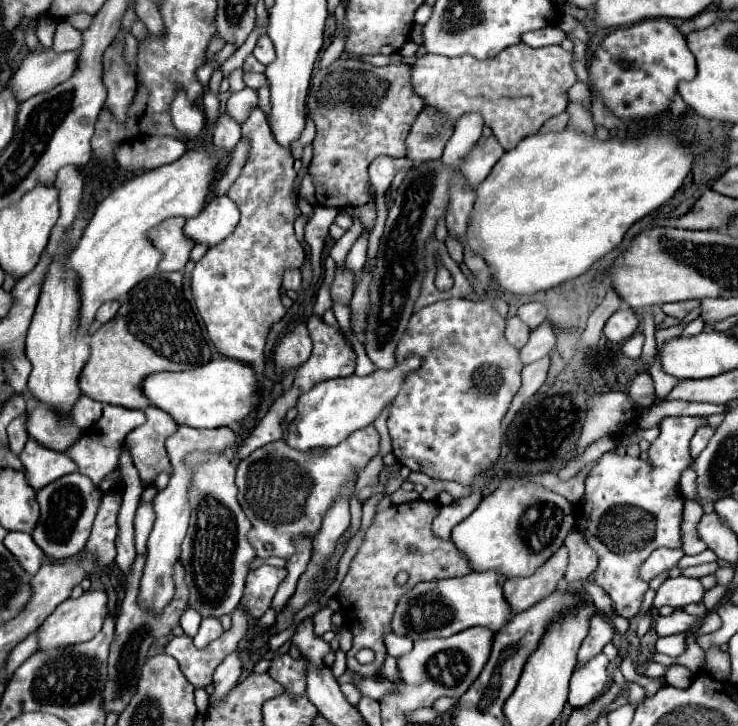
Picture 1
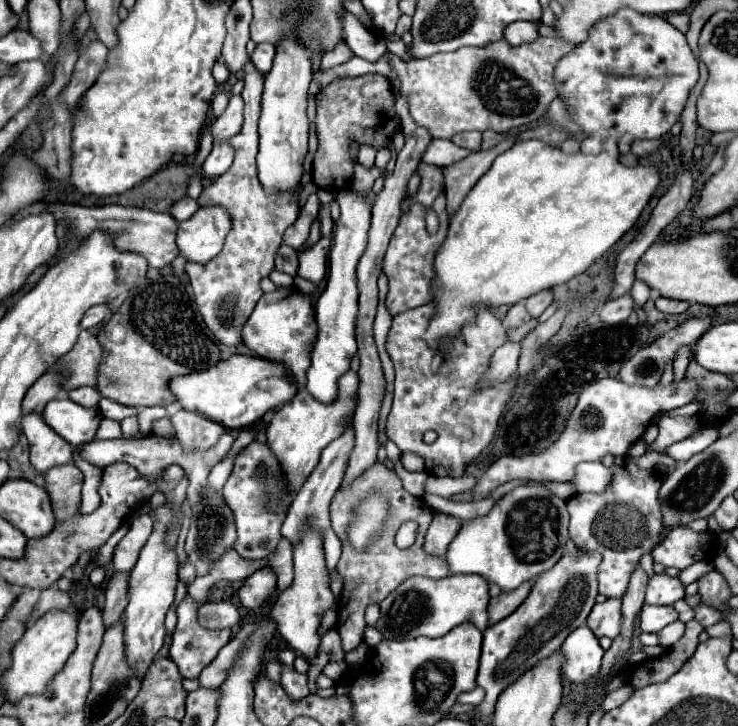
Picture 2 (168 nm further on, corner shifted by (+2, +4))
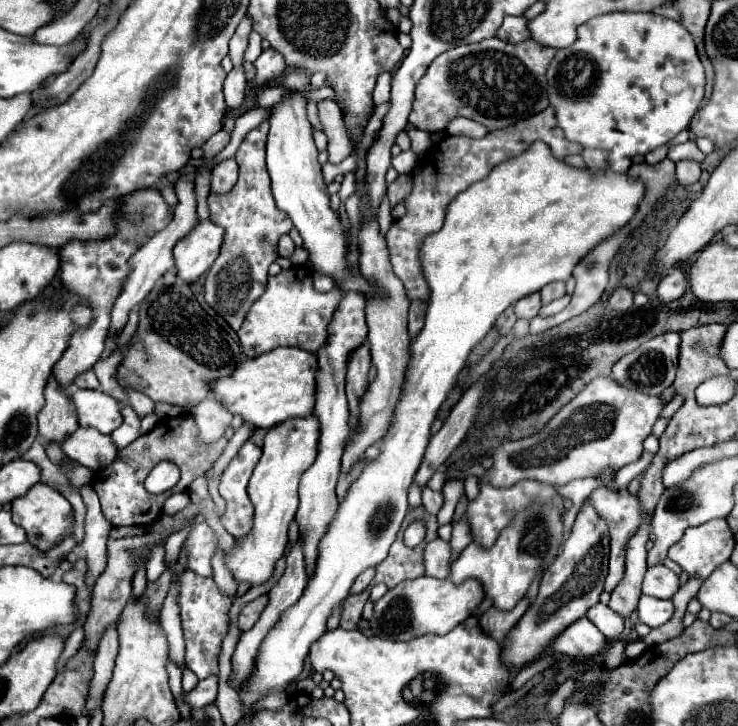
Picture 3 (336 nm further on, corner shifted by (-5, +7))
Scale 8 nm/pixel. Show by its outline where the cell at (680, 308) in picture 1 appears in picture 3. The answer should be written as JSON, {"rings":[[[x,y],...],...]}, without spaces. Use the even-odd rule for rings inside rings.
{"rings":[[[673,268],[667,272],[667,276],[661,278],[659,286],[657,286],[657,298],[661,302],[671,302],[671,300],[677,300],[685,294],[687,290],[687,278],[683,274],[683,270],[679,268]]]}

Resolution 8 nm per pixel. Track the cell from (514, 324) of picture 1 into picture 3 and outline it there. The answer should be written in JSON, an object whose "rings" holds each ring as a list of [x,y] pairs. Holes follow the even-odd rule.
{"rings":[[[533,292],[533,294],[523,296],[523,298],[515,304],[515,314],[517,314],[517,318],[531,320],[531,318],[535,318],[535,316],[539,314],[539,308],[541,308],[539,292]]]}

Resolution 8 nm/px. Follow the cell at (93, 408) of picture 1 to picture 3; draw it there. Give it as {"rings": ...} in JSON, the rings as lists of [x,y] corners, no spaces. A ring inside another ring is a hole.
{"rings":[[[87,370],[87,372],[83,372],[83,374],[79,374],[79,376],[75,378],[75,386],[77,386],[77,388],[97,390],[97,388],[99,388],[99,380],[97,380],[97,376],[95,376],[93,370]]]}

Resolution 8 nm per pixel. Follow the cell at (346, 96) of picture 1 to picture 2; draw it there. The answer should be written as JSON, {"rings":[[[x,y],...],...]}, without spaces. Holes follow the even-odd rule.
{"rings":[[[360,75],[360,77],[338,77],[330,85],[322,87],[316,95],[316,135],[318,151],[312,165],[312,181],[318,189],[344,191],[354,177],[354,157],[350,153],[350,143],[370,145],[374,149],[390,149],[394,135],[400,131],[402,123],[394,111],[392,83],[384,75]]]}

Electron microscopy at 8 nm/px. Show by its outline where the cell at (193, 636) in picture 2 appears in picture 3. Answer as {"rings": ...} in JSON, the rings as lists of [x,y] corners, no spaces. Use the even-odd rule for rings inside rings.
{"rings":[[[185,570],[177,578],[179,584],[179,616],[181,616],[181,628],[187,644],[187,668],[197,674],[199,680],[205,680],[207,676],[215,676],[219,672],[217,668],[217,656],[221,652],[221,640],[227,634],[227,612],[231,606],[231,600],[219,592],[213,578],[193,574],[193,570]]]}

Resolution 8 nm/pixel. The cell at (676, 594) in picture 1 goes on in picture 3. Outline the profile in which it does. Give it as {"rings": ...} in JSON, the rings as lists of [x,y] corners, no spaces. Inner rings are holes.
{"rings":[[[663,564],[649,566],[643,580],[643,594],[655,598],[673,598],[679,590],[679,576]]]}

